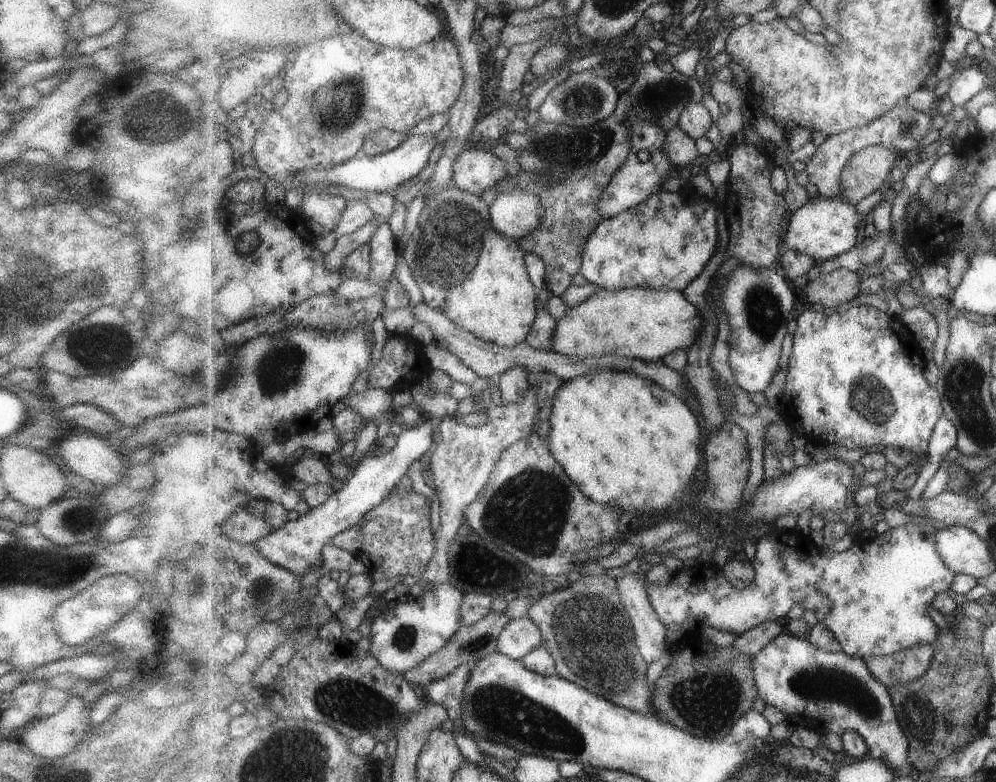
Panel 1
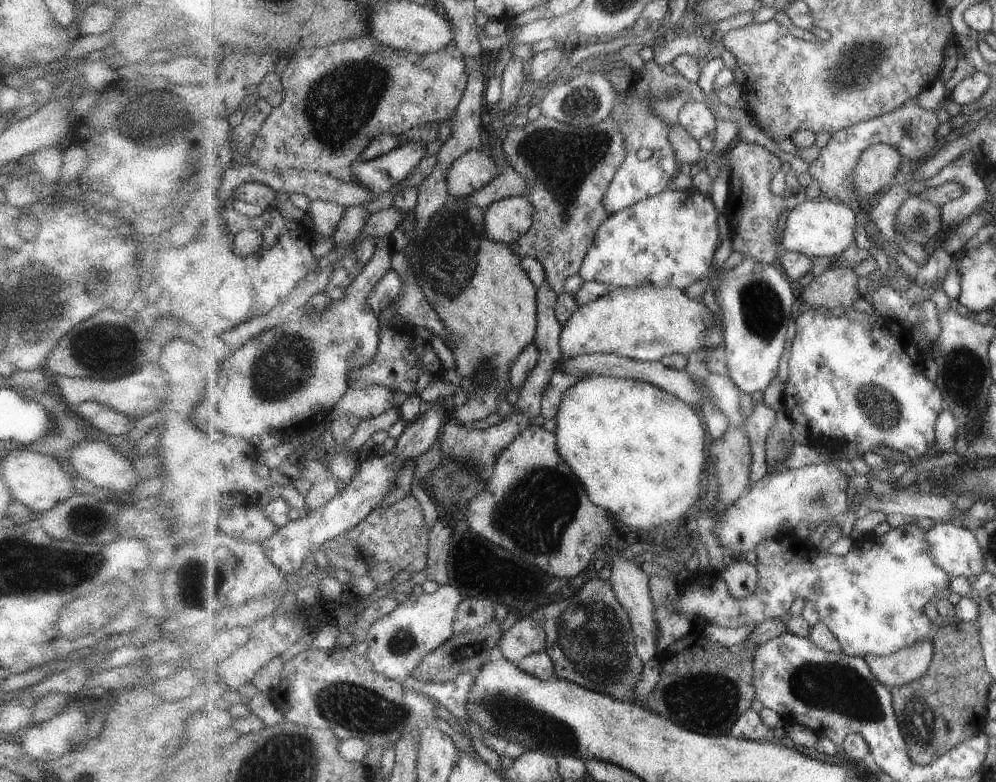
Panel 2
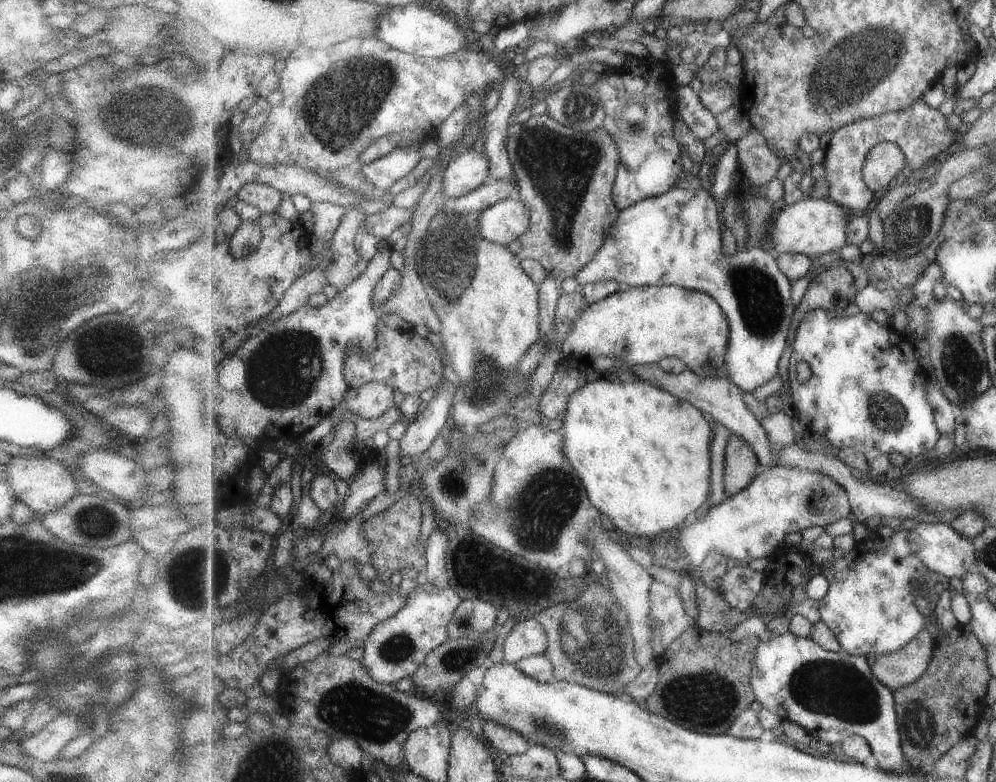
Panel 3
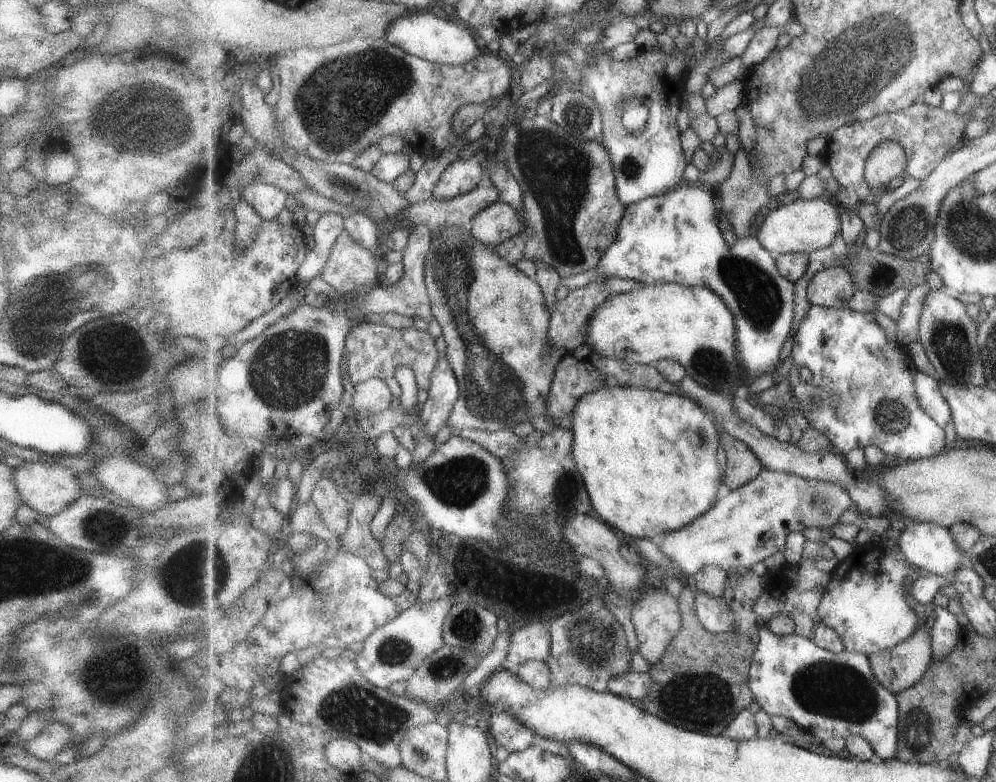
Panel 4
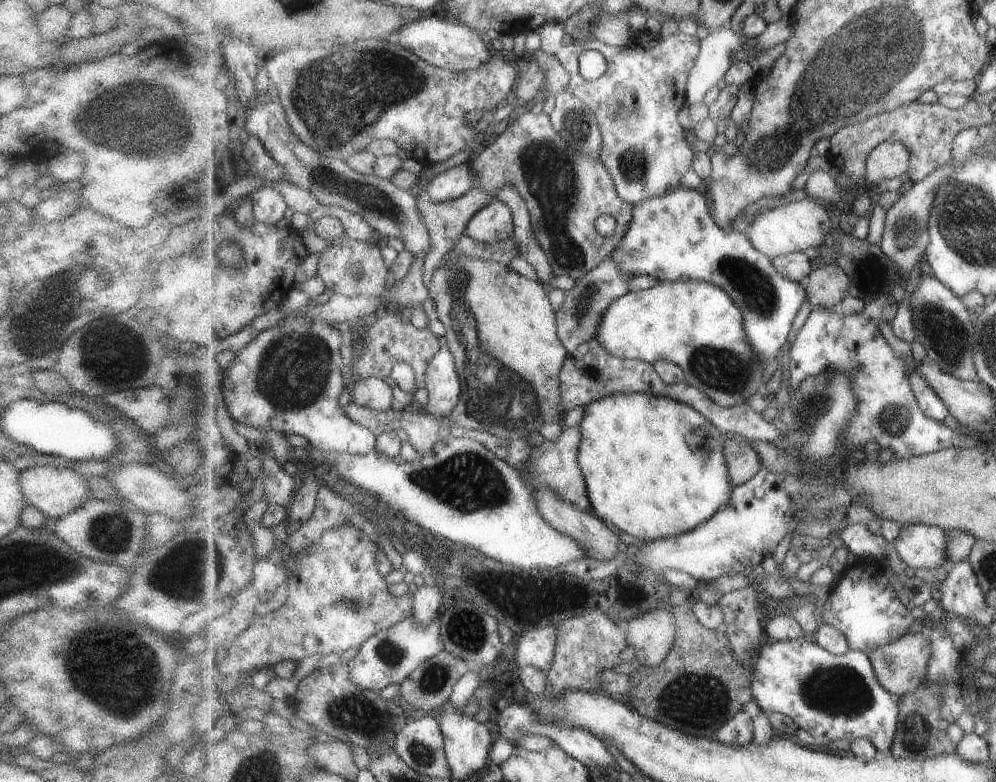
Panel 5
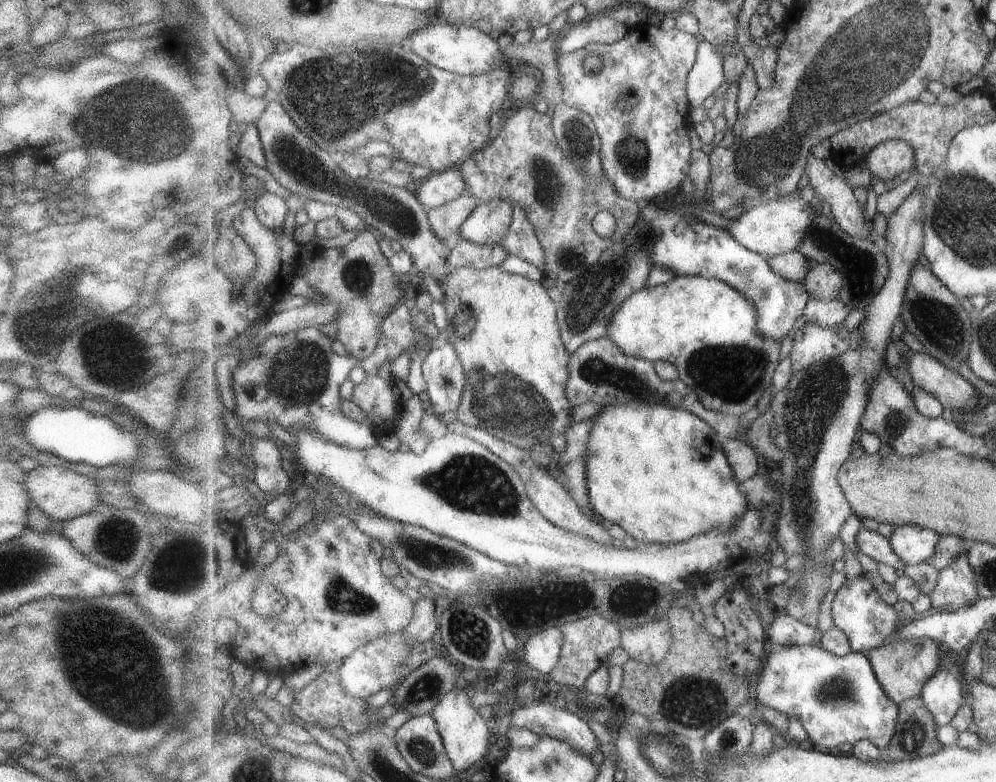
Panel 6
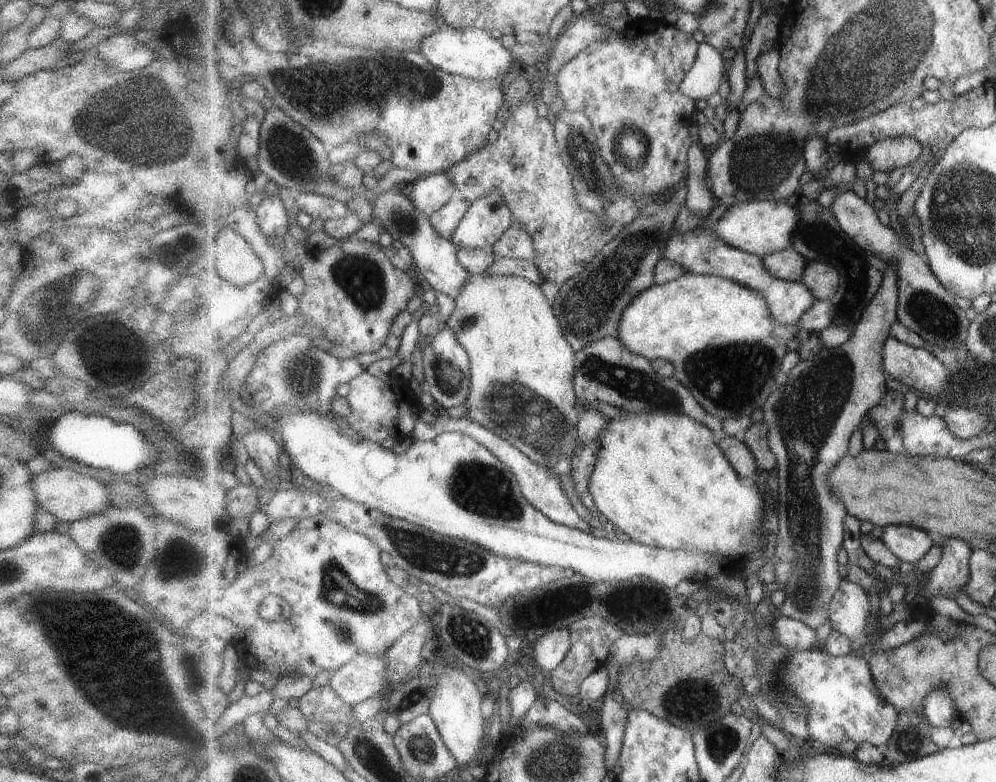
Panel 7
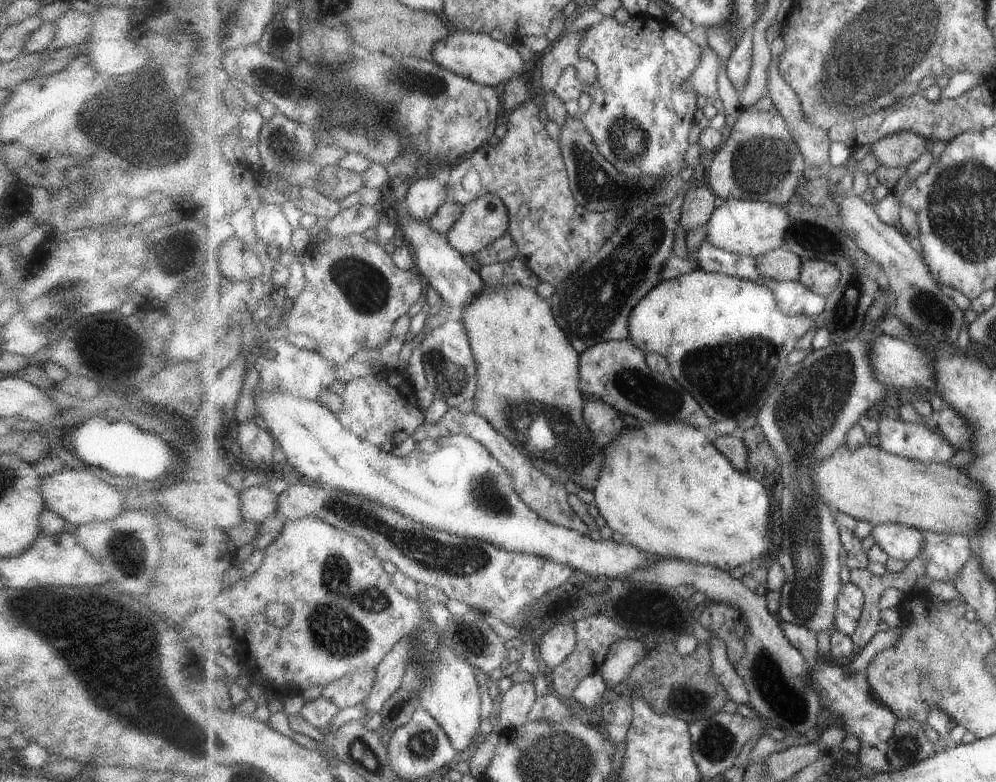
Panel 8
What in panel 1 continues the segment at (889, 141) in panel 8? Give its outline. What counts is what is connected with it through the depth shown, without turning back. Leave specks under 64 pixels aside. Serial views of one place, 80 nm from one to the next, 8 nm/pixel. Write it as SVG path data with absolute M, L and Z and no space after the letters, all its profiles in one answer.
M869 146L854 156L843 172L841 186L842 198L857 206L863 198L882 190L891 182L891 170L901 157L895 150L885 146Z

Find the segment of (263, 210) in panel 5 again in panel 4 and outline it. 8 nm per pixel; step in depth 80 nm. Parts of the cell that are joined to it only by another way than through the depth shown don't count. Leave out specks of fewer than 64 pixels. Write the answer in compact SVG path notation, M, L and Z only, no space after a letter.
M255 183L241 190L236 198L249 202L261 214L264 221L277 220L288 204L290 194L268 183Z

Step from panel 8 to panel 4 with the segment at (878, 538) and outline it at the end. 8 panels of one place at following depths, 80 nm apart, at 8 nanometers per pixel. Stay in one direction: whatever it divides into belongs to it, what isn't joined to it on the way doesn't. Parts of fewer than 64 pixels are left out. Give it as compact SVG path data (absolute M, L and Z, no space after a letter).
M906 521L906 527L895 541L898 551L905 556L905 560L921 571L927 571L928 574L945 575L950 577L952 573L959 568L959 564L965 560L965 552L953 539L951 532L939 524L931 522Z

